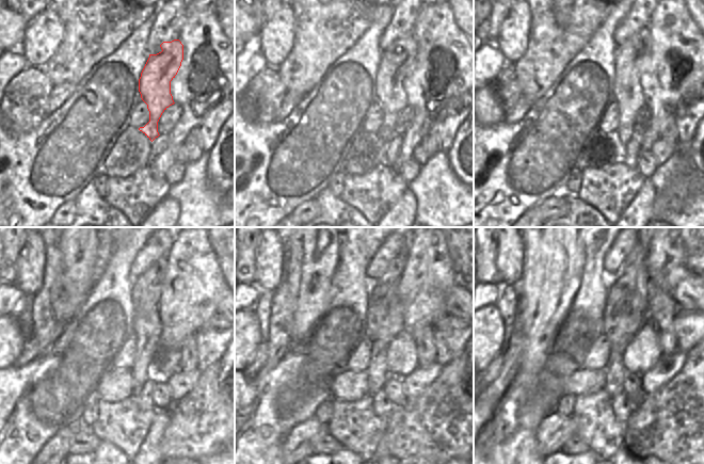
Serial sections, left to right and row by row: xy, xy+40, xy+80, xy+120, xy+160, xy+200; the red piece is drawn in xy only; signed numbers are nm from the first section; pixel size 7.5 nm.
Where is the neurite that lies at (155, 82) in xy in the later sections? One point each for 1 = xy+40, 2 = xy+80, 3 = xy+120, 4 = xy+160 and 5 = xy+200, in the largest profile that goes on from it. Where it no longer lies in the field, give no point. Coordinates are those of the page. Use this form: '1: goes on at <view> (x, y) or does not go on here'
1: goes on at xy+40 (396, 64)
2: goes on at xy+80 (628, 64)
3: goes on at xy+120 (149, 328)
4: goes on at xy+160 (377, 371)
5: goes on at xy+200 (614, 369)

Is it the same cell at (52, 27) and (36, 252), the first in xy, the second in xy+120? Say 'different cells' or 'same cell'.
same cell

